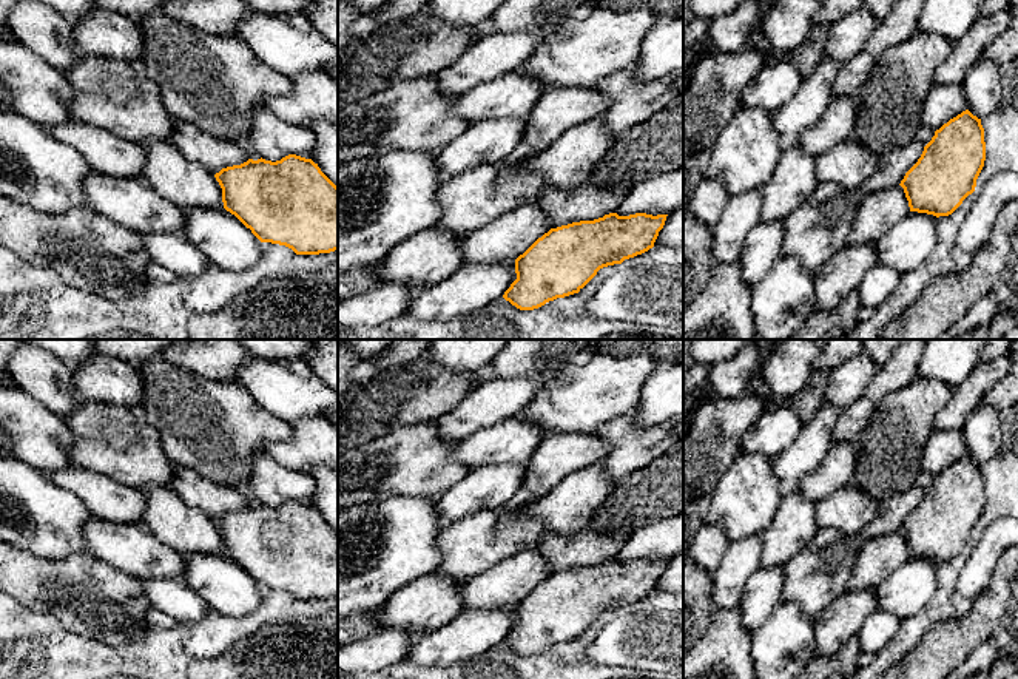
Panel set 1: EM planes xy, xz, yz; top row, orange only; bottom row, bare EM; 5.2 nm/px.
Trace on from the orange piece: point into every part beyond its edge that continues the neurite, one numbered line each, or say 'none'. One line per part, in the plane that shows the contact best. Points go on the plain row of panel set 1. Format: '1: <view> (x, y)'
none

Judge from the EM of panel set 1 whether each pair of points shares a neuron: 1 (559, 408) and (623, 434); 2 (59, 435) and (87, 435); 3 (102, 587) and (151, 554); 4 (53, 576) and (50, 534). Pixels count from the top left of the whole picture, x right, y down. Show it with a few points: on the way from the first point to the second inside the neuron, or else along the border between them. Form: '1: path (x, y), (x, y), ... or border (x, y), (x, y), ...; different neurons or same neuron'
1: border (634, 409), (614, 417), (594, 432); different neurons
2: border (62, 418), (71, 435), (73, 462); different neurons
3: border (93, 554), (139, 581); different neurons
4: border (17, 547), (45, 557), (67, 557), (85, 551); different neurons

